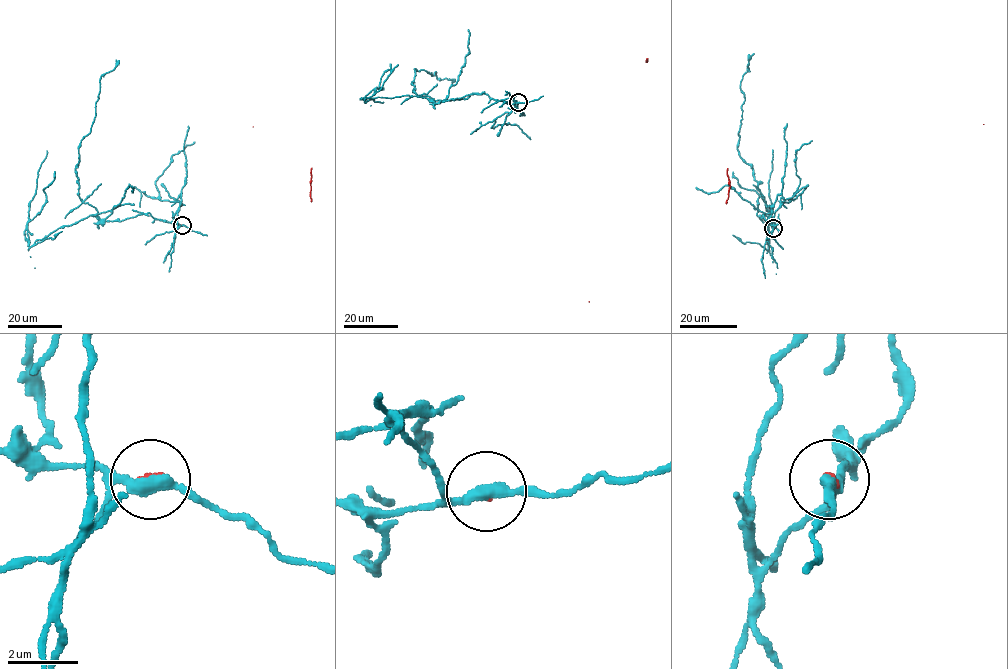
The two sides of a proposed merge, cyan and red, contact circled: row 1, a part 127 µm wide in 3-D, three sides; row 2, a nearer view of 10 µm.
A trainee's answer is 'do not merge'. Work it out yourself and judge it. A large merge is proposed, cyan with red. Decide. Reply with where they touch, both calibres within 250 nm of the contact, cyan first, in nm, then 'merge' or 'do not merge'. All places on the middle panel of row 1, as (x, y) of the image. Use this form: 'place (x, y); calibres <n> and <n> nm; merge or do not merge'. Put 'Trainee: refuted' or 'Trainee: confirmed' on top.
Trainee: confirmed
place (518, 102); calibres 340 and 110 nm; do not merge

